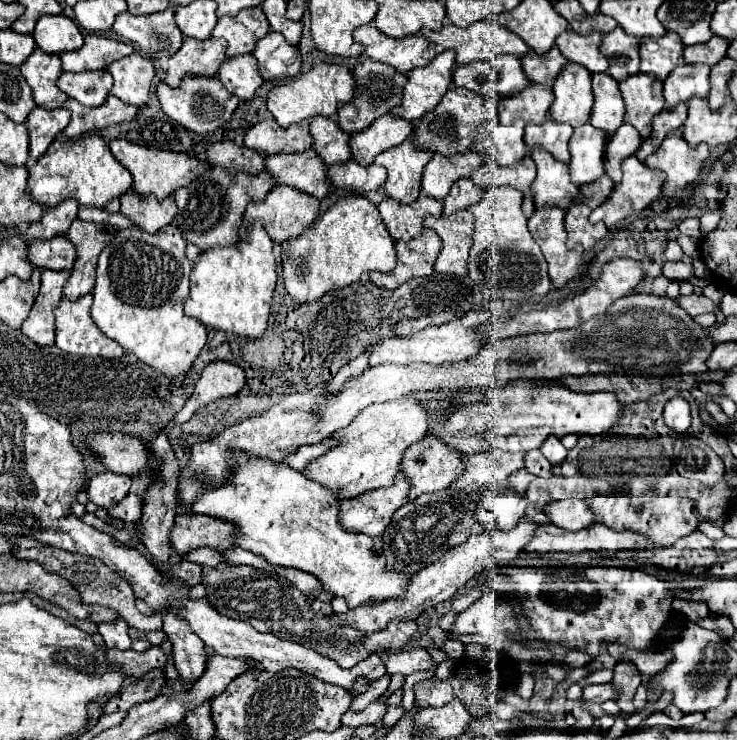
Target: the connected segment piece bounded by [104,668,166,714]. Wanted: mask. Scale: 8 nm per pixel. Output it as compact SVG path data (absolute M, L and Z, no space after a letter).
M154 668L150 670L146 676L142 676L138 682L126 686L122 690L120 696L114 696L106 702L104 706L104 714L112 714L116 710L122 710L122 712L128 712L132 706L140 704L140 702L148 702L148 700L154 700L162 686L166 682L166 674L164 674L164 668Z

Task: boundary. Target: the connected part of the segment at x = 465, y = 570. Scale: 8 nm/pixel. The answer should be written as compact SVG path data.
M520 520L516 528L512 528L510 532L482 532L478 536L470 536L470 540L466 540L464 544L460 544L458 548L450 548L442 558L438 558L434 564L426 566L424 570L416 572L410 578L410 584L406 586L404 594L396 600L384 600L384 602L370 602L364 604L362 608L356 610L348 610L346 614L334 614L334 624L336 626L350 626L354 630L358 630L362 636L370 636L374 632L380 632L388 626L390 620L416 620L424 610L428 610L430 606L436 606L438 602L444 600L452 600L476 574L480 574L482 570L486 570L490 564L498 562L498 560L514 560L522 554L522 548L530 542L530 538L534 536L538 524L528 522L528 520Z

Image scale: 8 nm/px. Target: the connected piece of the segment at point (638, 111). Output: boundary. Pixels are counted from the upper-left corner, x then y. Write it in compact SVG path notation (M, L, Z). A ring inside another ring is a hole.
M636 74L620 84L622 98L626 104L626 122L634 124L640 136L646 140L650 136L652 118L666 108L662 96L662 80L650 74Z

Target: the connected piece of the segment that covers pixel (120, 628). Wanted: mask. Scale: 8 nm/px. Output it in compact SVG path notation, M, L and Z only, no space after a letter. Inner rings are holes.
M116 618L114 622L108 622L108 624L98 624L98 630L108 648L128 650L132 644L132 640L128 636L128 624L122 618Z

